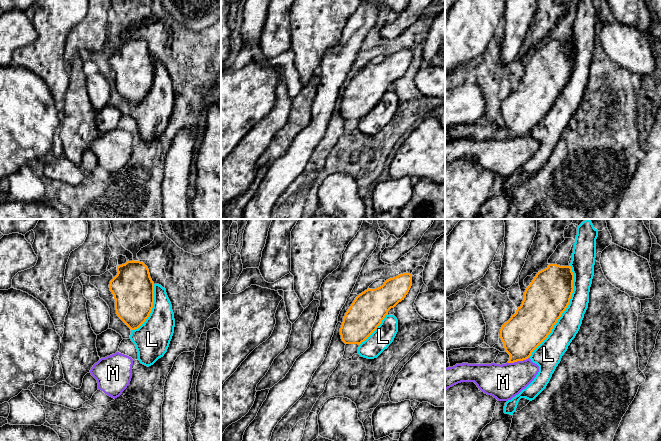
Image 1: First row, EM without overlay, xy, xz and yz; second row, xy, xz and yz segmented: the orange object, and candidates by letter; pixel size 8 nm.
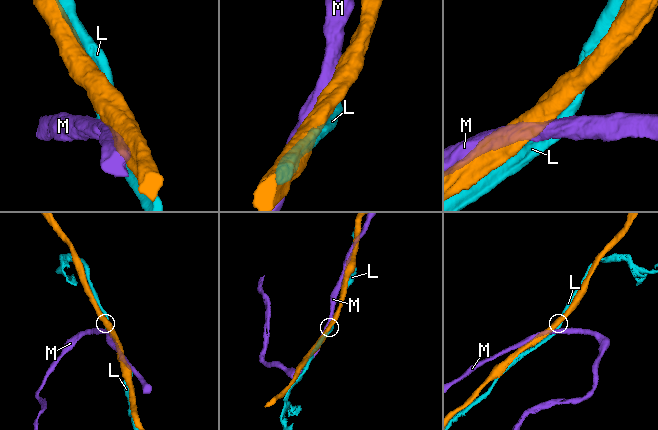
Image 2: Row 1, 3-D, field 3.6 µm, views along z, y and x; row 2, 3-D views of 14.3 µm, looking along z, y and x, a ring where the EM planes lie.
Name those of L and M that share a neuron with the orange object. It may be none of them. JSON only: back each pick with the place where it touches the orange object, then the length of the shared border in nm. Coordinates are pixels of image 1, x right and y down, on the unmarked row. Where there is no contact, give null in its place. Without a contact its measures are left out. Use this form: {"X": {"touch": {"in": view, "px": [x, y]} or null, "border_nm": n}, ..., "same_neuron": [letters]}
{"L": {"touch": {"in": "yz", "px": [564, 86]}, "border_nm": 800}, "same_neuron": ["L"]}

